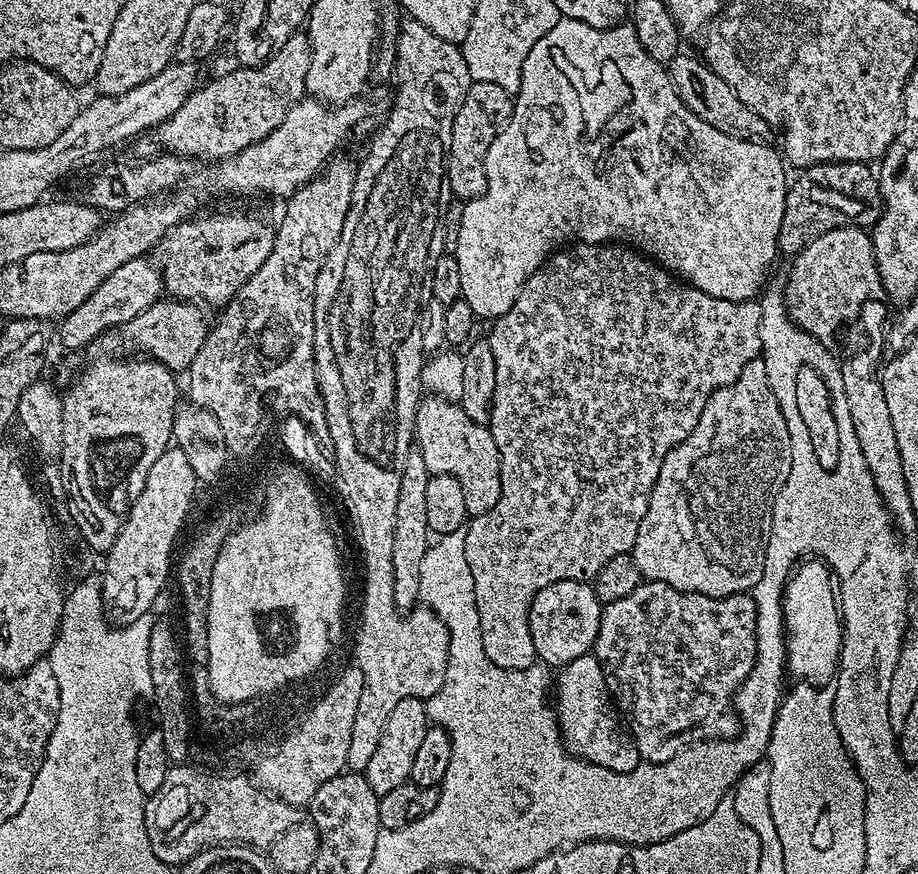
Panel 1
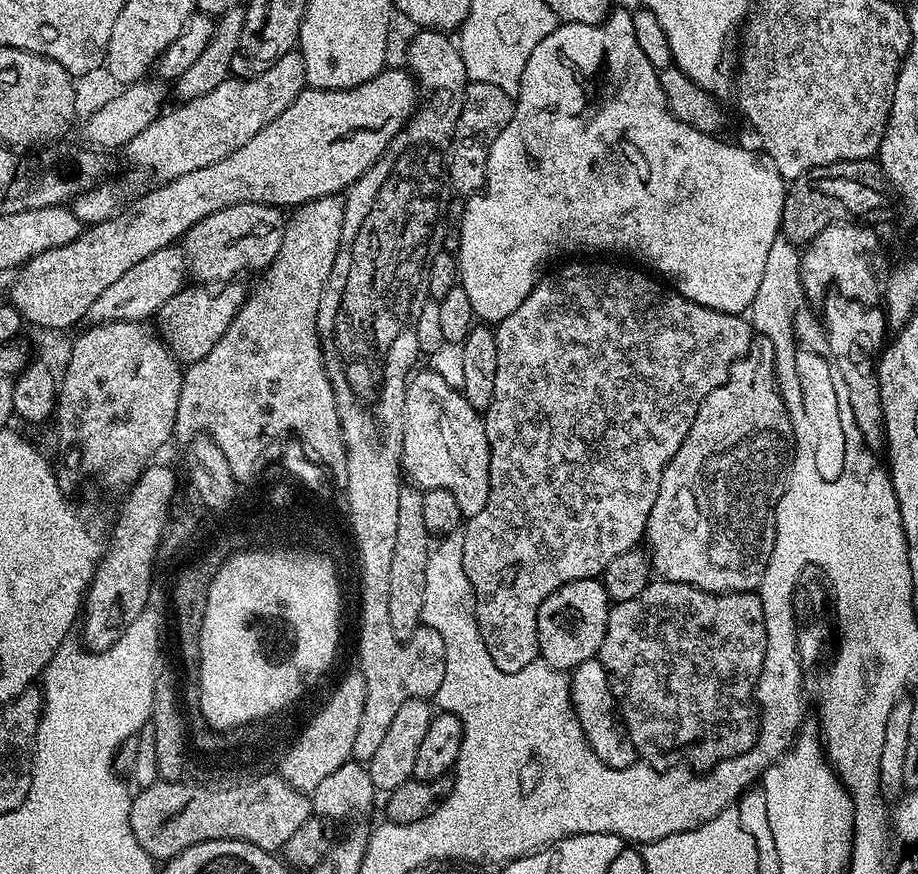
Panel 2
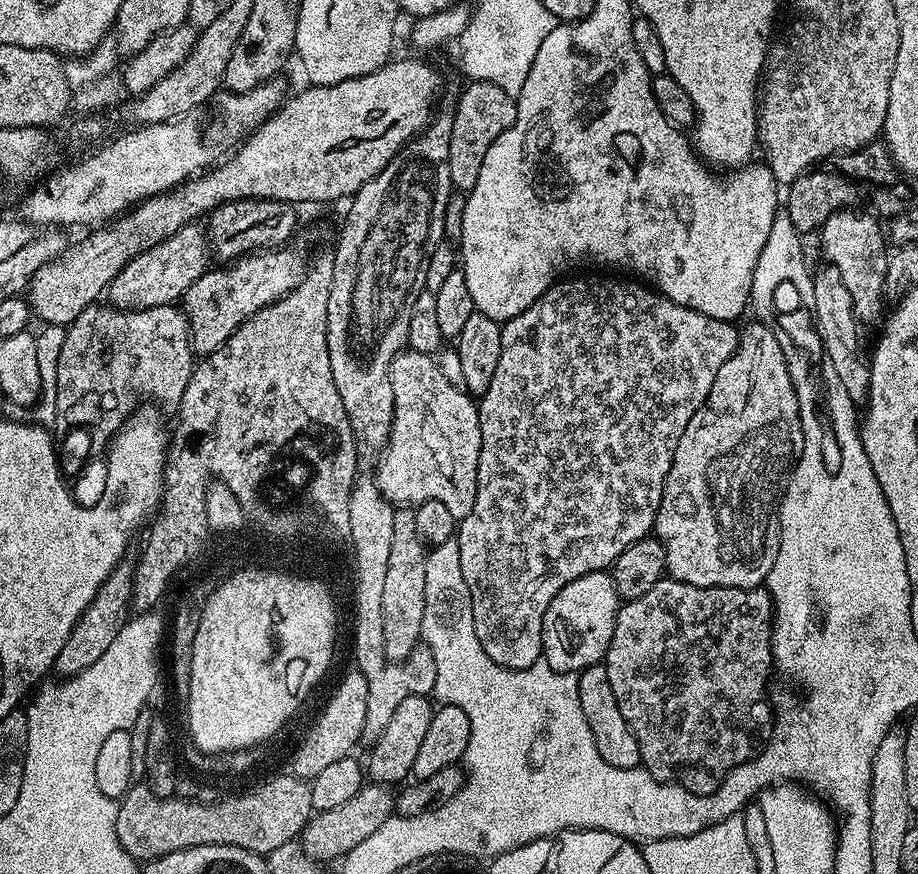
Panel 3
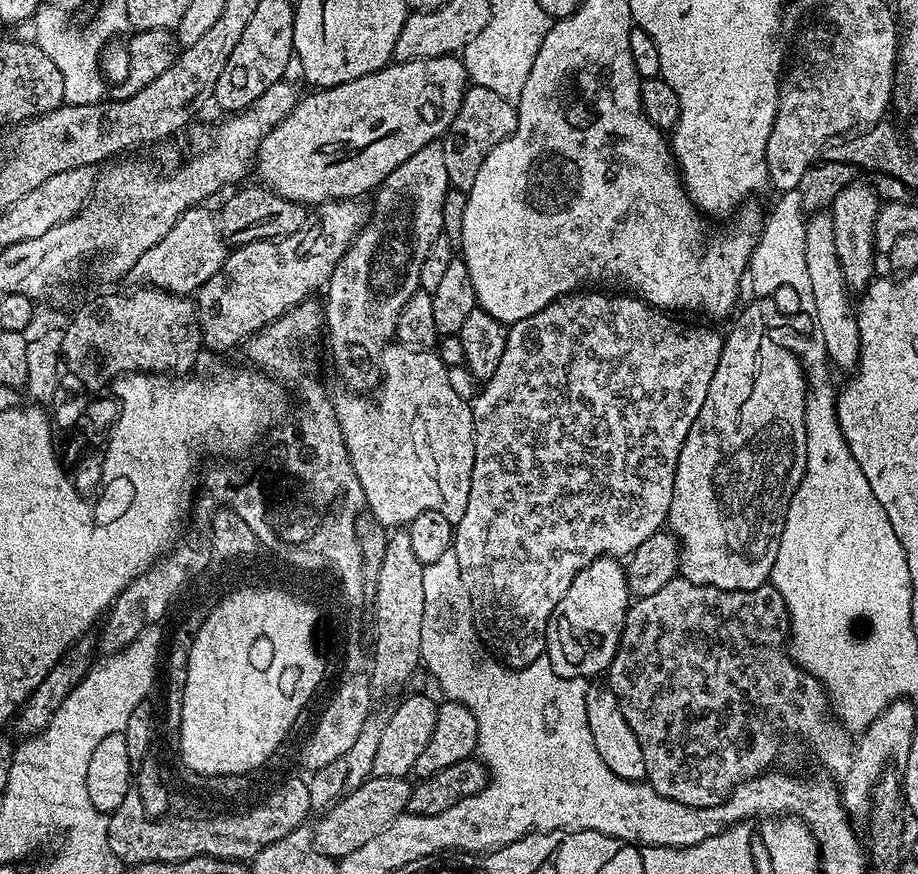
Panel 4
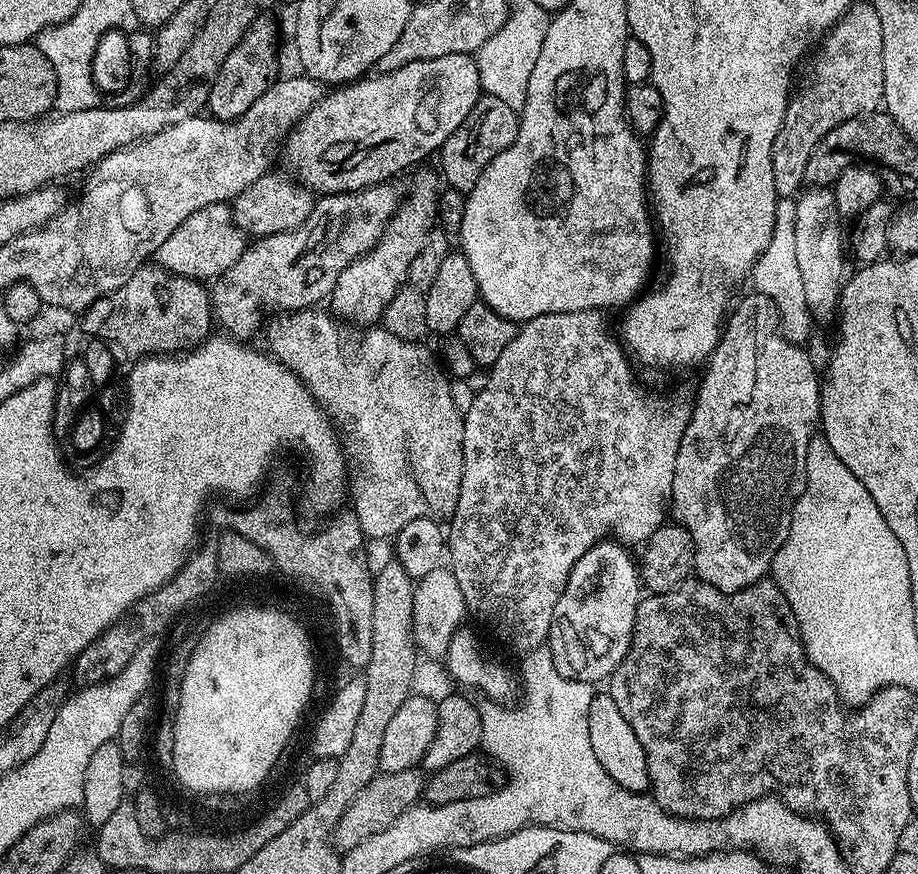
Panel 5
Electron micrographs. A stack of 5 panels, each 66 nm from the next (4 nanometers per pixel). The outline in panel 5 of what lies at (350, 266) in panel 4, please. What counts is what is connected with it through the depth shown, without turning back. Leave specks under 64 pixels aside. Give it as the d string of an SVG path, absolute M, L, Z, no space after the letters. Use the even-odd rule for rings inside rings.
M421 167L412 180L408 192L401 199L400 206L392 220L384 227L382 238L364 256L359 256L342 274L338 274L338 282L330 297L331 311L341 321L352 324L372 326L383 317L384 311L395 295L408 284L410 262L414 262L418 250L426 242L429 232L437 223L436 202L440 199L442 180L435 171ZM436 175L436 176L435 176ZM349 320L349 321L348 321ZM352 323L352 324L351 324Z

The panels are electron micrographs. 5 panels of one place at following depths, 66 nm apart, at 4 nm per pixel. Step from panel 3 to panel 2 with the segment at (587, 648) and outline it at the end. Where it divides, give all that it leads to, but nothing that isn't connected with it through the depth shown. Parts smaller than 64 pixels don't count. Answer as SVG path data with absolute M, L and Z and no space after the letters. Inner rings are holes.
M599 579L575 580L572 584L564 584L538 610L538 642L540 643L539 659L545 660L551 668L571 670L582 662L593 659L602 646L602 638L606 634L606 622L610 601L603 583Z

